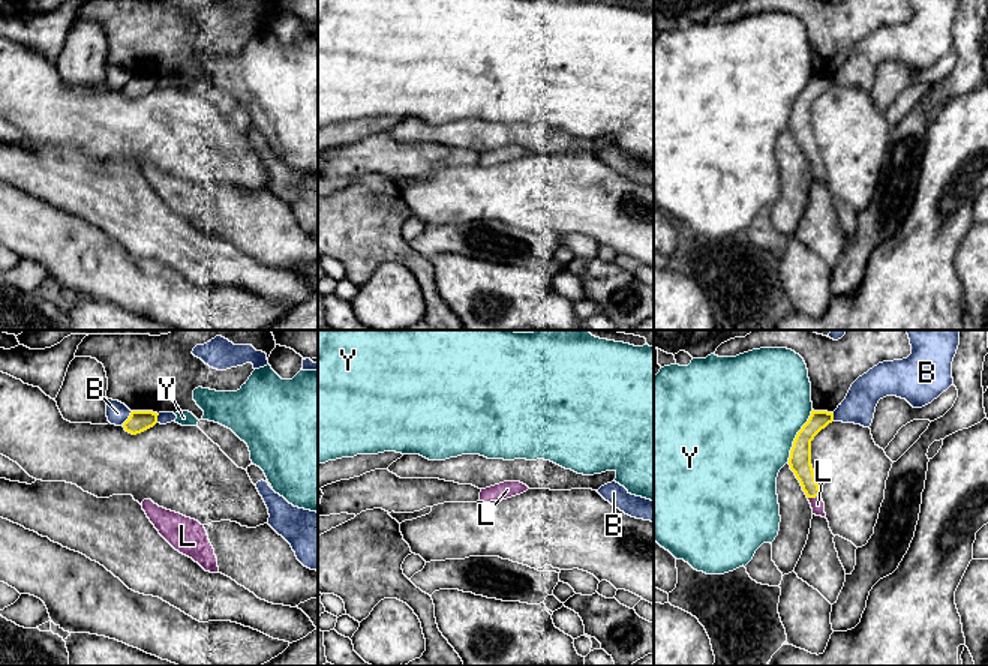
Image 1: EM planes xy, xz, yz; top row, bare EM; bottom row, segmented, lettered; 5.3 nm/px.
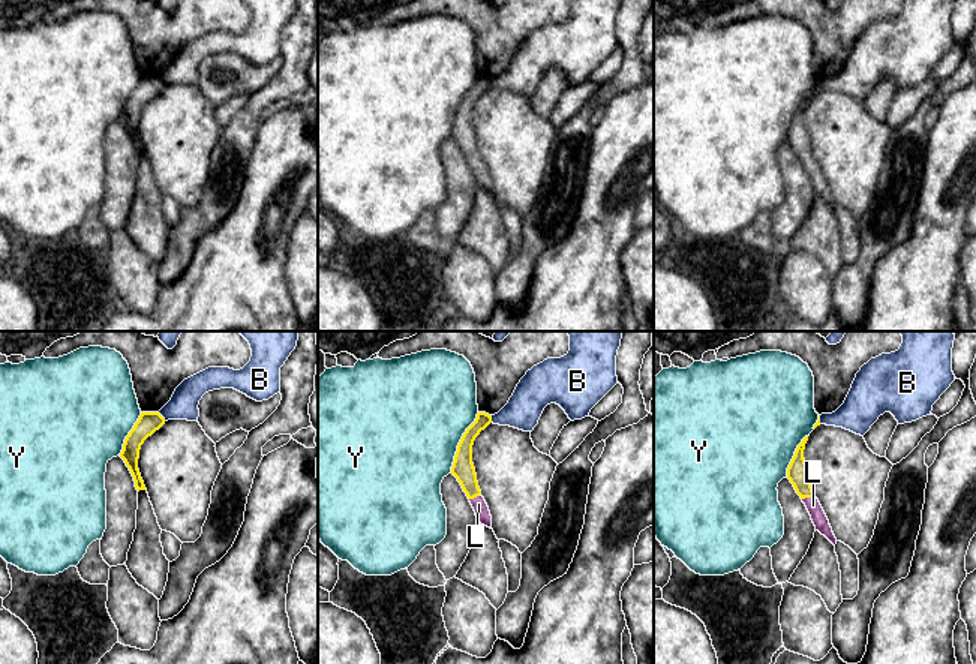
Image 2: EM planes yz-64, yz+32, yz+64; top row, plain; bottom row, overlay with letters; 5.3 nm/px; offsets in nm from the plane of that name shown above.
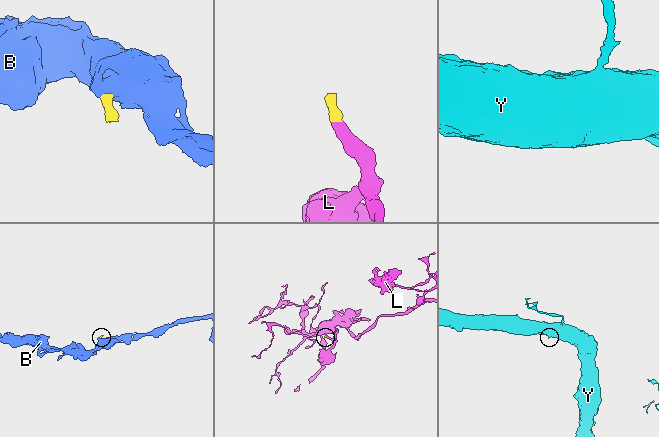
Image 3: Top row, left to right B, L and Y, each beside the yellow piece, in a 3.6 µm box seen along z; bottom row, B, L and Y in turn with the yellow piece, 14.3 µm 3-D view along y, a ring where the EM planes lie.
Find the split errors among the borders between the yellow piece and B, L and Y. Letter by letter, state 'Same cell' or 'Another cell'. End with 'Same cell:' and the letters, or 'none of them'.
B: Another cell
L: Same cell
Y: Another cell
Same cell: L

